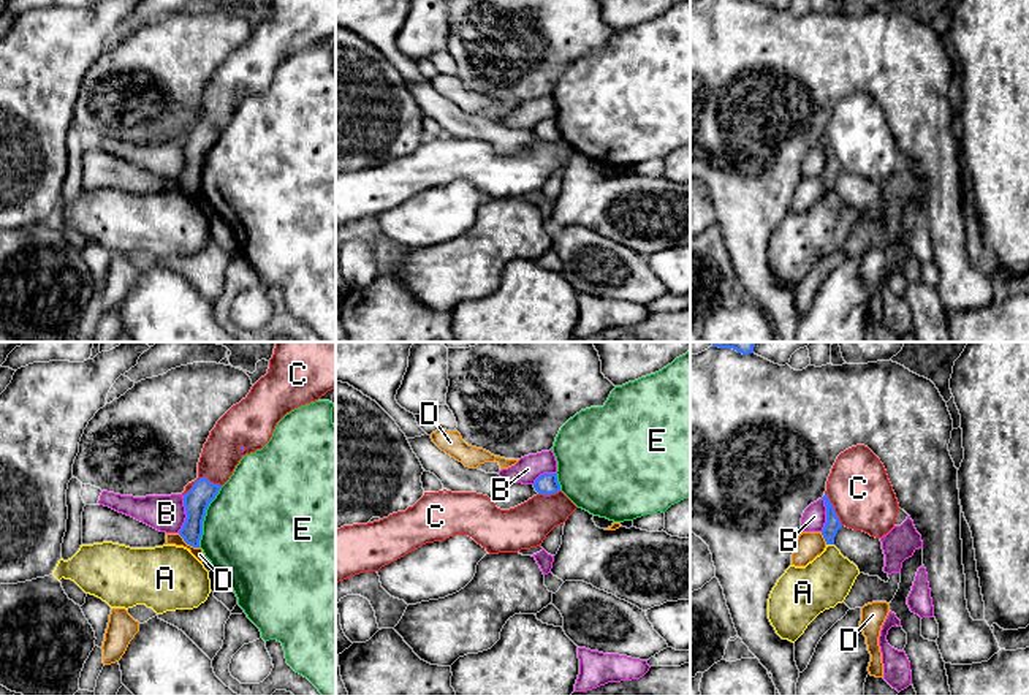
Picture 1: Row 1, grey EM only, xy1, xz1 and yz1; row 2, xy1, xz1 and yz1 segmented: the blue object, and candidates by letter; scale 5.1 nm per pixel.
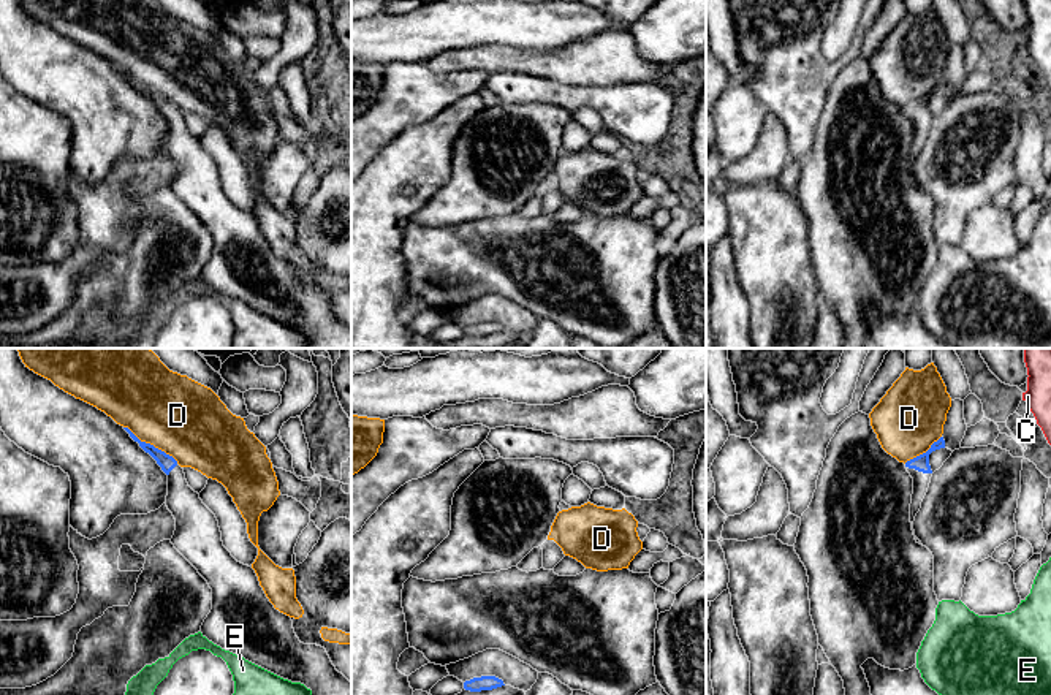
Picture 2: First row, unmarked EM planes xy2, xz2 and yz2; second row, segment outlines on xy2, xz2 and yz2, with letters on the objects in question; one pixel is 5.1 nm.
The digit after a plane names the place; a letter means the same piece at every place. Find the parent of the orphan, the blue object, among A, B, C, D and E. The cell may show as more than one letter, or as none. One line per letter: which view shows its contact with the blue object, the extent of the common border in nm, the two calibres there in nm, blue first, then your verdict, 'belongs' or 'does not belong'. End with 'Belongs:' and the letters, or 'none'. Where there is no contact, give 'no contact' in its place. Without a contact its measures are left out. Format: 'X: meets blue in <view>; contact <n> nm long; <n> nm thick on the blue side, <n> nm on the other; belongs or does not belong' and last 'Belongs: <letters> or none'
A: meets blue in yz1; contact 40 nm long; 80 nm thick on the blue side, 260 nm on the other; does not belong
B: meets blue in xy1; contact 190 nm long; 130 nm thick on the blue side, 190 nm on the other; does not belong
C: meets blue in xy1; contact 200 nm long; 130 nm thick on the blue side, 190 nm on the other; does not belong
D: meets blue in xy2; contact 340 nm long; 80 nm thick on the blue side, 400 nm on the other; does not belong
E: meets blue in xy1; contact 340 nm long; 130 nm thick on the blue side, 500 nm on the other; does not belong
Belongs: none

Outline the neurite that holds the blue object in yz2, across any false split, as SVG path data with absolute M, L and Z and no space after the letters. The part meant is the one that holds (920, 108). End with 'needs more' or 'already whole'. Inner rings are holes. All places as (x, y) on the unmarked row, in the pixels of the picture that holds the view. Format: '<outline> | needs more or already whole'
M940 82L937 87L934 87L926 98L905 108L905 114L910 119L910 122L913 123L913 139L912 139L912 149L910 149L912 176L913 176L915 161L921 154L921 147L928 138L931 122L932 122L932 116L929 111L929 100L940 93L945 93L943 82Z | needs more

